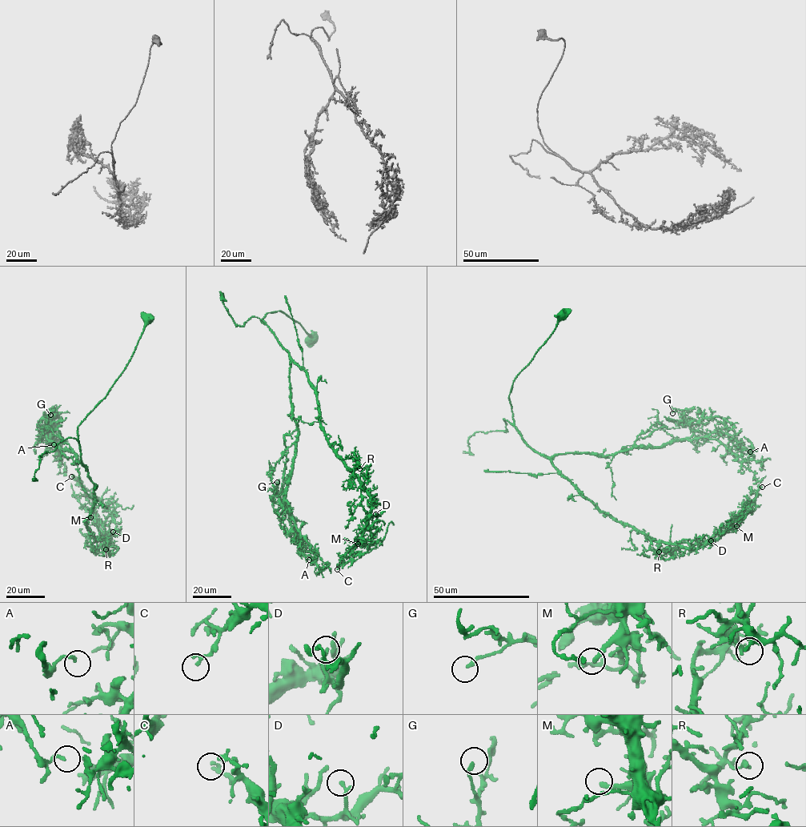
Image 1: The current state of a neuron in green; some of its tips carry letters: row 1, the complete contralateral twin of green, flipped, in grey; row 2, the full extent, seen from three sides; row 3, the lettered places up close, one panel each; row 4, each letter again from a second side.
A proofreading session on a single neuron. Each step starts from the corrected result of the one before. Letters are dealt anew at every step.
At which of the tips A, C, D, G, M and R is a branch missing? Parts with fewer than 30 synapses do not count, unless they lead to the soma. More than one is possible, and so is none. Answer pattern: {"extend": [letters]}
{"extend": ["M"]}

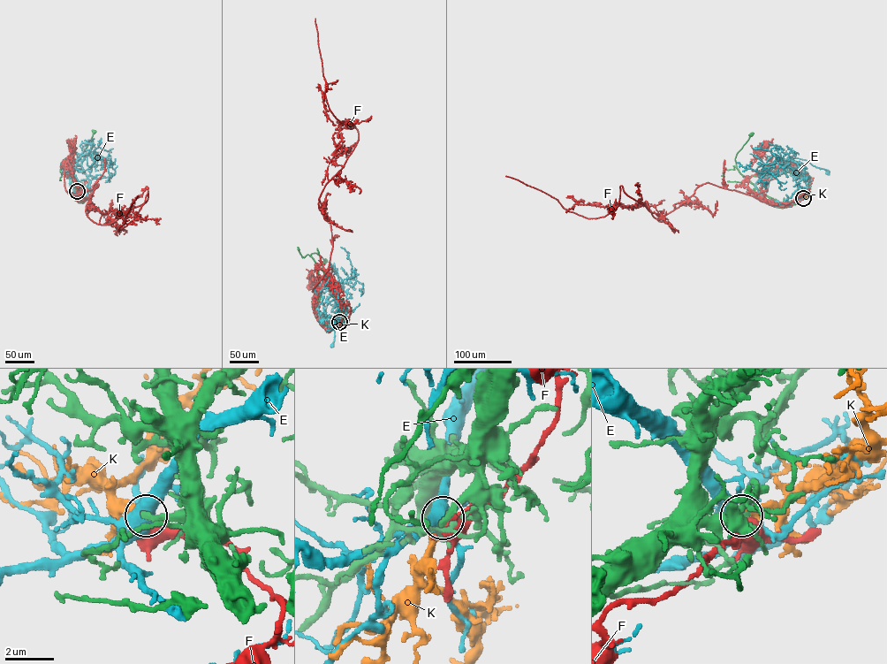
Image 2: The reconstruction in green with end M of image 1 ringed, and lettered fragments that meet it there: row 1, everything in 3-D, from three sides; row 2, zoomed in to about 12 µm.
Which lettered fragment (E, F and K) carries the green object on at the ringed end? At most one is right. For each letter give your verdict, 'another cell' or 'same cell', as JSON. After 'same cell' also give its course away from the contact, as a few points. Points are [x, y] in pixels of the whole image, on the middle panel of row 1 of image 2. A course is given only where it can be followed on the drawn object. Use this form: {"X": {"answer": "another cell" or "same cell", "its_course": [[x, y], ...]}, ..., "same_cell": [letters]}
{"E": {"answer": "another cell"}, "F": {"answer": "another cell"}, "K": {"answer": "same cell"}, "same_cell": ["K"]}

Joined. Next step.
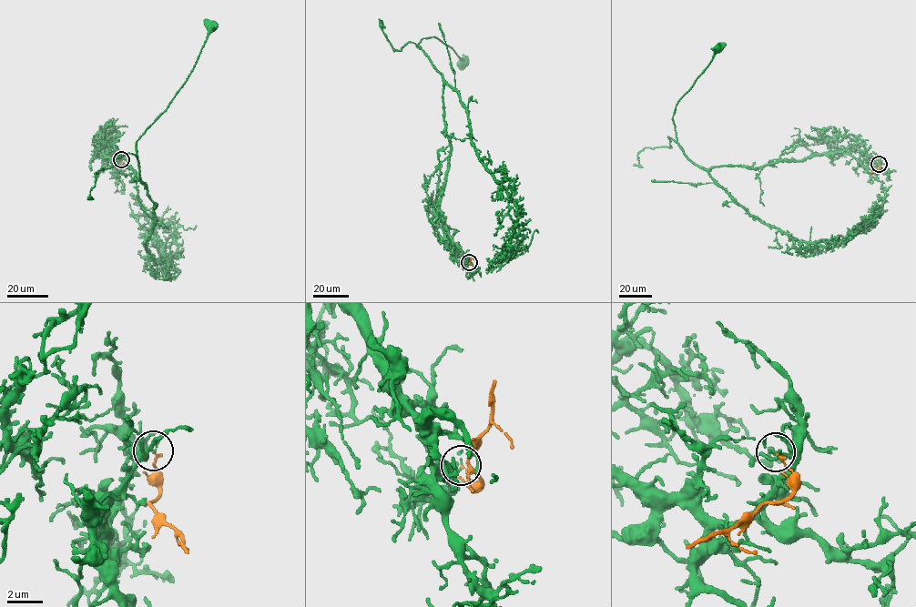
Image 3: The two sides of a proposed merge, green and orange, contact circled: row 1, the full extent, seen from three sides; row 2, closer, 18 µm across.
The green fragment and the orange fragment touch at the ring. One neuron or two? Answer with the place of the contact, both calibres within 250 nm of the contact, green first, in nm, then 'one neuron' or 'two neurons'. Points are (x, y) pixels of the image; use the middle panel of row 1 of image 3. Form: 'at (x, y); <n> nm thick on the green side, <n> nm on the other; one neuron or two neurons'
at (469, 262); 130 nm thick on the green side, 120 nm on the other; two neurons

